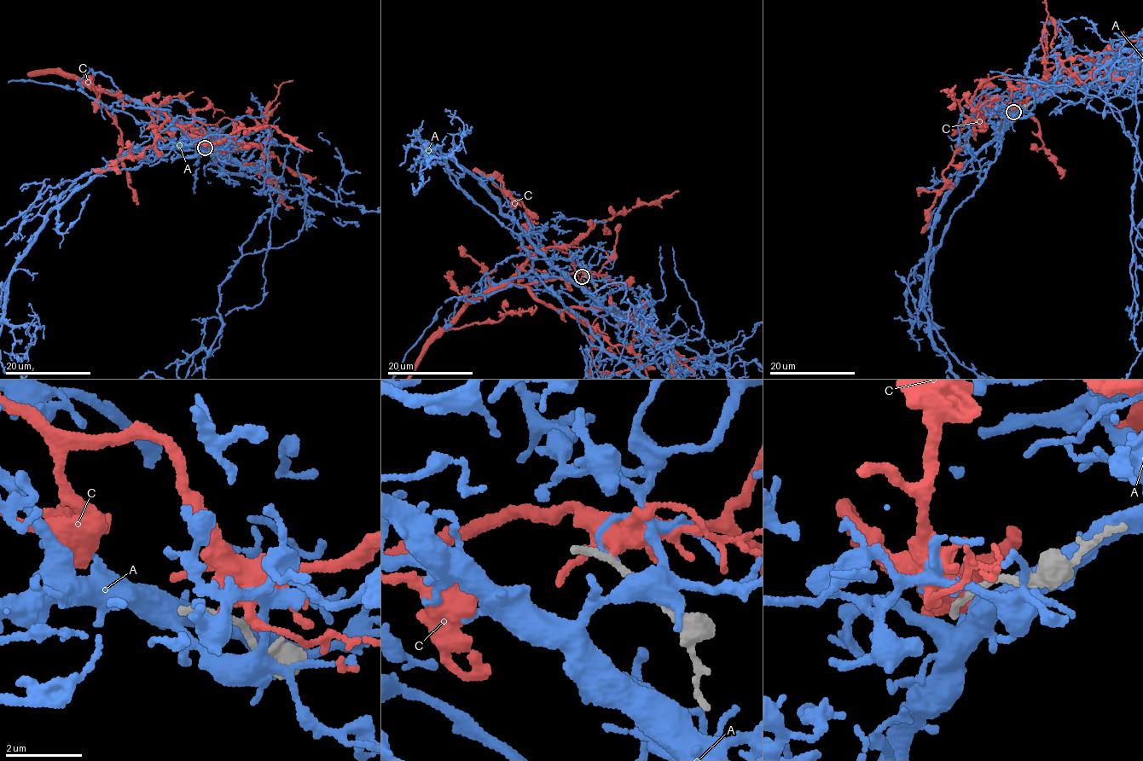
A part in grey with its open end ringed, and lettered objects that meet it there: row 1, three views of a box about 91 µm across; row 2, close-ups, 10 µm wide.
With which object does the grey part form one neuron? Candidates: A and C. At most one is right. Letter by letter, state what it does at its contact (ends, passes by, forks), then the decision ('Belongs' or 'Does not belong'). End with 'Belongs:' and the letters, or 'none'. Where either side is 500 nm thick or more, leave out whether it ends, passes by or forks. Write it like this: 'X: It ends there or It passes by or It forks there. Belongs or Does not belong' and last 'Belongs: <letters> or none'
A: It ends there. Does not belong
C: It ends there. Does not belong
Belongs: none

